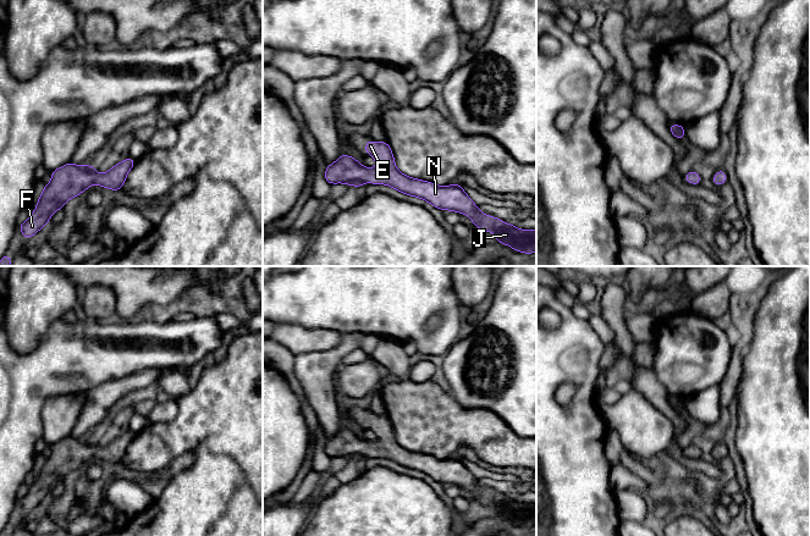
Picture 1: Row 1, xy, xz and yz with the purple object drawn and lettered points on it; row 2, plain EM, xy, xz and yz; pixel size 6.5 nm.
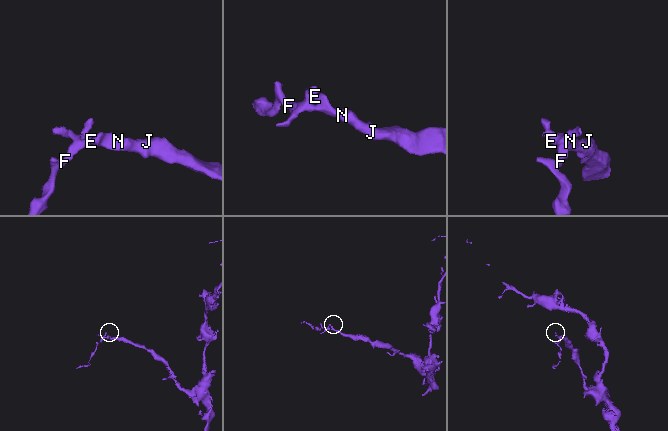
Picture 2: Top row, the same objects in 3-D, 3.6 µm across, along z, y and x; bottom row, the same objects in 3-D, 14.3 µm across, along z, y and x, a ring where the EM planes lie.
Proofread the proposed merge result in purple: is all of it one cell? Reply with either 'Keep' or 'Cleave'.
Keep

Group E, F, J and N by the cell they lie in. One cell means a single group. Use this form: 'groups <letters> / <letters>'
groups E F J N

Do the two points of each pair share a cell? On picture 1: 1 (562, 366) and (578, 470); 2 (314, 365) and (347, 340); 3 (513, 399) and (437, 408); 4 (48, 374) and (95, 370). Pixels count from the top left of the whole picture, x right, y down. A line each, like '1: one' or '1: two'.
1: one
2: one
3: two
4: one

